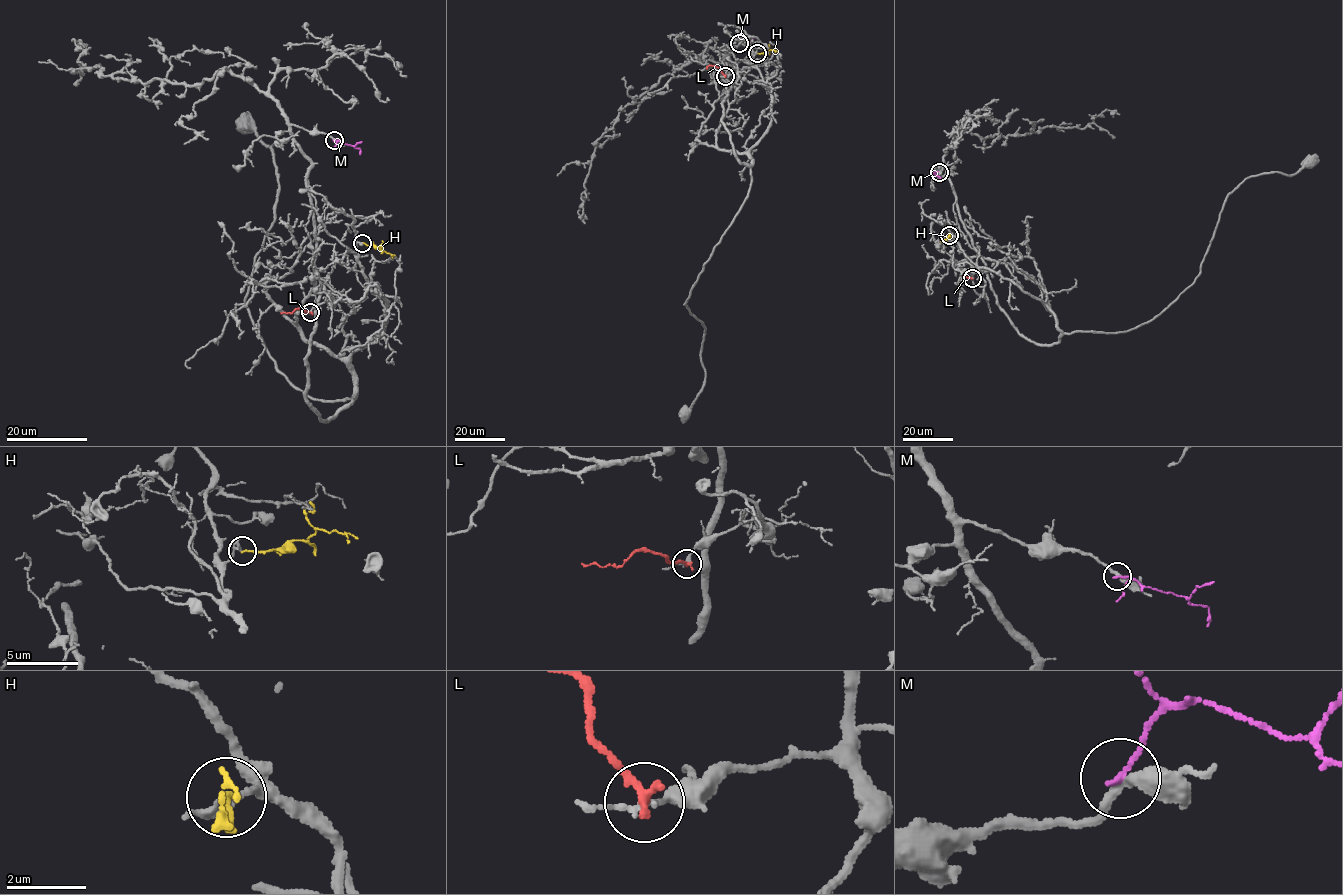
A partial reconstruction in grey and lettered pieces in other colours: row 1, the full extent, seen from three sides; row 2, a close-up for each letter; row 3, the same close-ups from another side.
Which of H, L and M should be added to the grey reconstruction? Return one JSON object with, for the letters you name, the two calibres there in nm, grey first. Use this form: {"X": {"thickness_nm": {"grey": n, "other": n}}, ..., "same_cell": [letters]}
{"same_cell": []}

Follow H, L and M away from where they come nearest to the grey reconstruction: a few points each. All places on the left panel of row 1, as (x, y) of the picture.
H: (362, 243), (375, 245), (395, 255)
L: (310, 312), (297, 308), (281, 313)
M: (335, 140), (354, 145), (360, 149), (360, 154)

